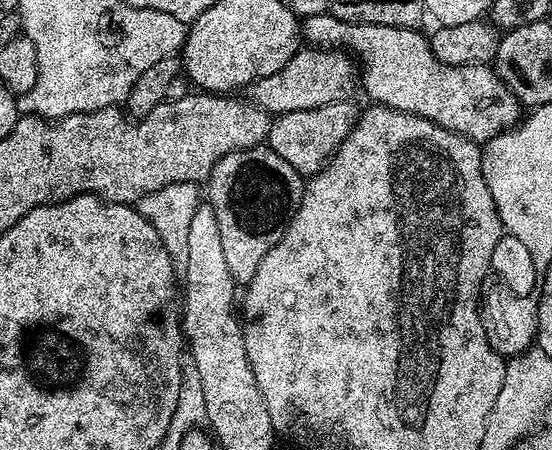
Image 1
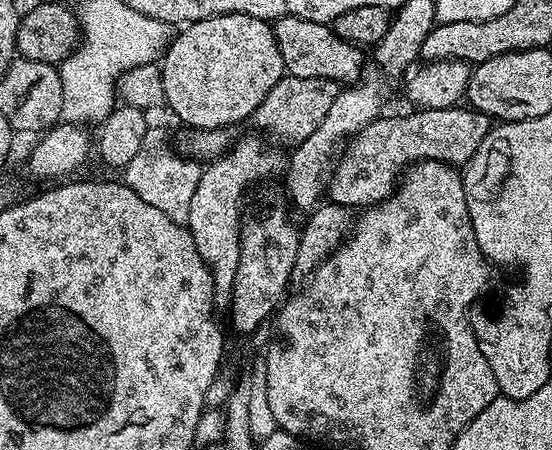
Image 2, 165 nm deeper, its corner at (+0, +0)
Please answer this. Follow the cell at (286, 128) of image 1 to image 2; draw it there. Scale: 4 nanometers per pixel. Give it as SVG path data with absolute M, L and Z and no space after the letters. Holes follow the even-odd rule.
M471 106L455 108L422 108L408 110L405 116L385 115L383 118L370 122L348 141L335 169L328 181L327 199L333 204L340 204L349 210L363 210L373 204L381 204L388 199L398 187L398 181L412 165L419 160L441 160L443 164L463 166L468 163L478 146L482 146L482 138L494 127L493 121Z

